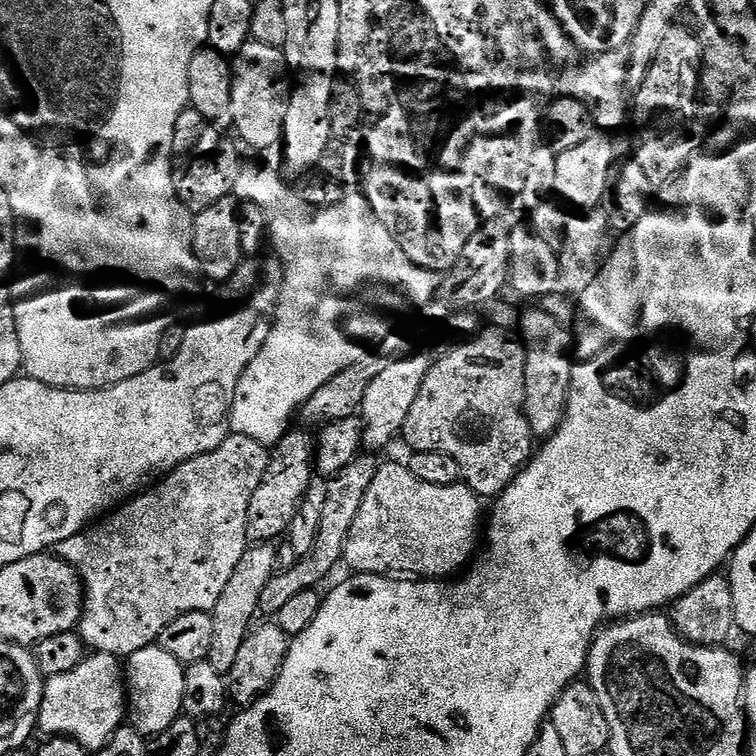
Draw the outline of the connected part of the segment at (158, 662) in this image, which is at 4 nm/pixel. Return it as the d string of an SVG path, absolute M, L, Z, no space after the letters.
M159 643L138 650L126 660L126 716L130 726L138 730L138 734L151 738L162 734L175 720L180 719L182 706L182 690L184 689L185 665L174 658L174 654L166 654Z

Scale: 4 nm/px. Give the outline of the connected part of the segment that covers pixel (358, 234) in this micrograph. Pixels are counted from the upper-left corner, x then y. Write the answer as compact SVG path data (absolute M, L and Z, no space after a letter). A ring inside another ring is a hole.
M250 154L241 159L240 168L235 183L233 195L241 203L250 201L254 203L262 214L265 215L266 226L268 230L268 240L270 248L273 248L275 259L283 262L282 267L286 273L282 282L282 290L280 291L280 300L276 304L276 318L272 321L272 329L266 338L266 342L262 346L262 350L258 350L258 354L254 358L254 362L250 362L250 366L246 366L244 377L238 382L238 390L236 391L236 403L232 405L230 414L228 415L228 427L237 436L245 436L246 438L254 438L254 442L265 446L275 446L279 440L284 437L288 424L299 413L300 408L306 402L306 398L310 398L310 394L314 394L314 390L319 390L325 382L330 382L330 378L334 378L334 374L342 374L342 370L346 370L346 366L354 366L354 362L358 362L358 358L362 358L364 353L368 351L370 345L384 337L387 332L393 331L396 319L403 314L407 308L423 309L426 302L430 302L430 298L434 298L436 287L441 282L441 277L435 272L426 270L422 266L414 266L414 262L410 262L410 258L406 258L406 254L402 254L402 246L398 246L398 242L394 238L394 234L390 234L390 230L386 230L386 226L382 226L382 222L378 222L378 214L374 214L374 210L368 205L368 200L364 197L363 191L348 190L348 192L339 197L336 203L317 206L315 204L307 204L303 195L287 186L284 182L285 177L270 164L258 160L257 155Z

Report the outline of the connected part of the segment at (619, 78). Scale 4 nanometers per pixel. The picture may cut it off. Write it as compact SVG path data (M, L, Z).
M627 47L597 53L589 60L591 62L587 65L572 64L561 71L563 73L556 80L557 93L582 102L599 131L615 132L628 118L628 98L624 96L629 64Z

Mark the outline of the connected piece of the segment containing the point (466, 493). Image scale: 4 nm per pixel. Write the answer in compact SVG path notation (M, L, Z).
M381 463L378 474L374 474L374 482L370 482L370 490L366 490L366 498L362 498L358 518L354 518L354 526L350 526L350 534L344 547L343 563L349 564L353 573L365 576L455 577L473 559L477 551L476 531L479 528L481 531L482 528L480 504L482 504L481 497L471 492L463 482L450 486L430 486L430 482L421 482L419 478L414 478L407 463Z

